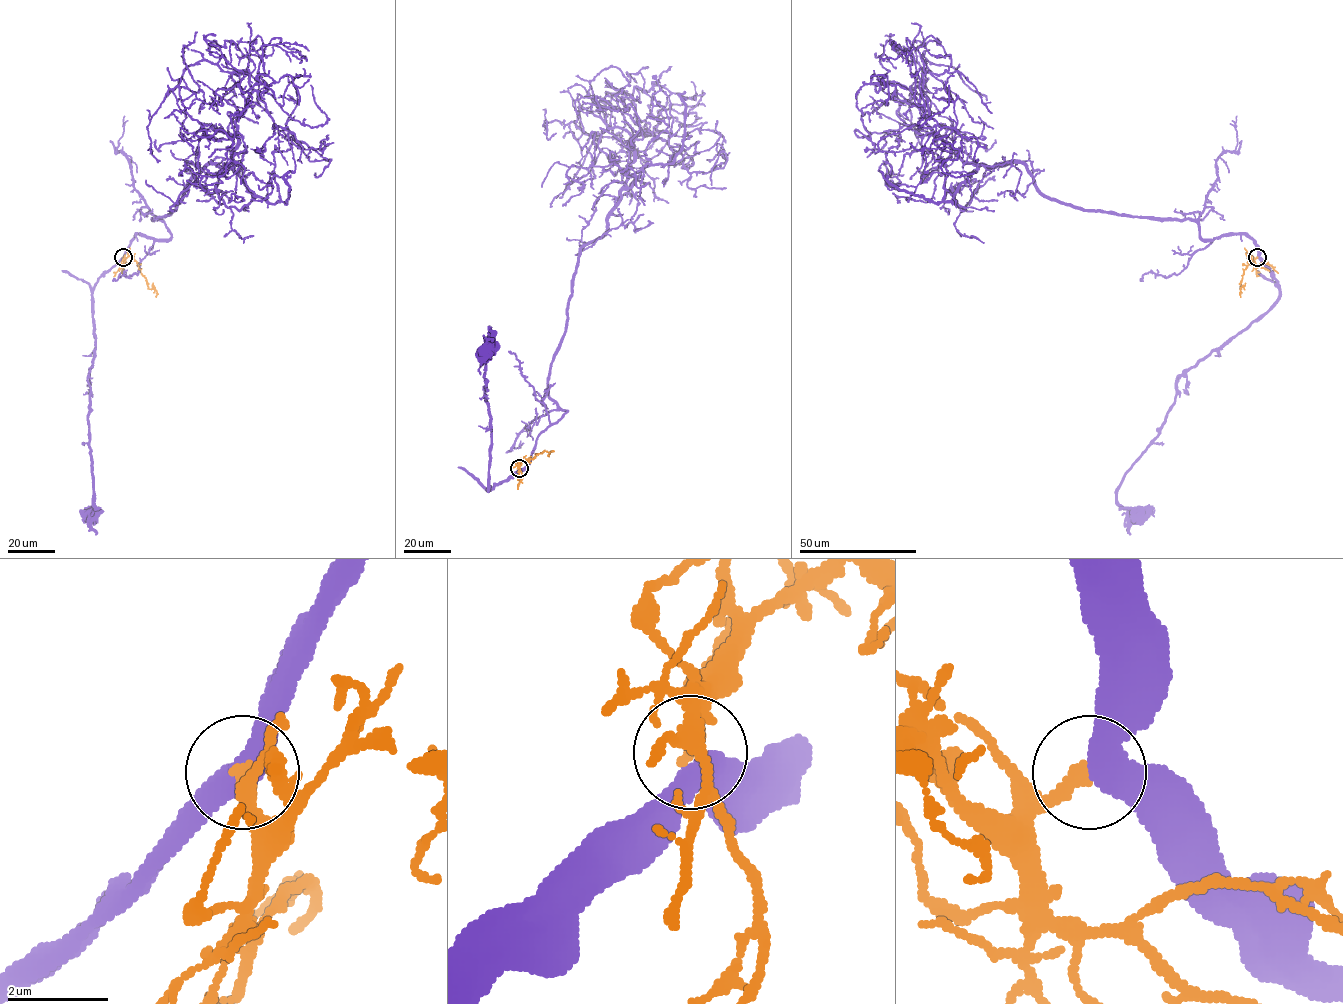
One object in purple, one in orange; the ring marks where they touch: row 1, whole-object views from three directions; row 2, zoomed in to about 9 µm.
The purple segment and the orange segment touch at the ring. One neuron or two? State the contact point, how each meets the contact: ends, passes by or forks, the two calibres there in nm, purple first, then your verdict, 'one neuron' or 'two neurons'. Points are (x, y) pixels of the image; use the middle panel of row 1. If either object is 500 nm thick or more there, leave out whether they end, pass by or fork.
(519, 468) | purple passes by | orange ends | 440/260 nm | one neuron

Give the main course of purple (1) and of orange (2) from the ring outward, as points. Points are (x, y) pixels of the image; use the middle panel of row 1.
1: (519, 468), (488, 490), (491, 414), (484, 389), (489, 327), (492, 337), (483, 346), (485, 351)
2: (519, 468), (525, 460), (533, 459), (544, 451), (551, 451)

